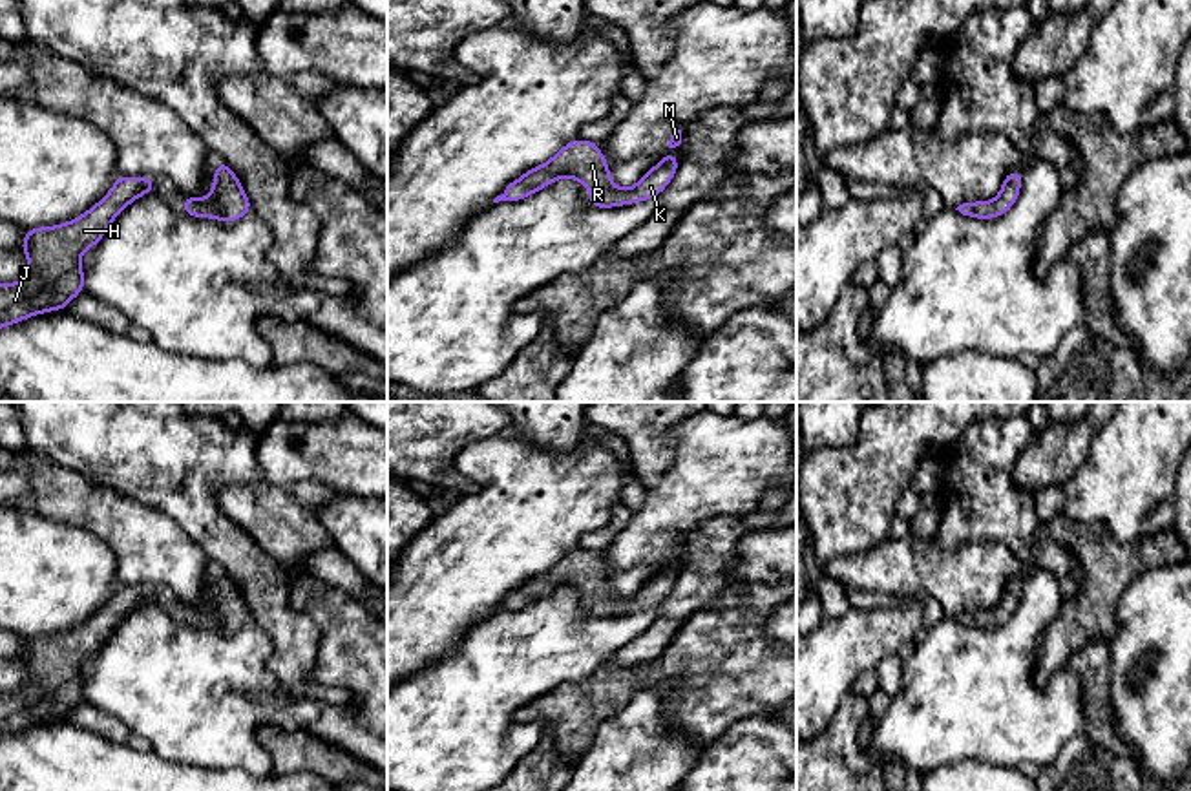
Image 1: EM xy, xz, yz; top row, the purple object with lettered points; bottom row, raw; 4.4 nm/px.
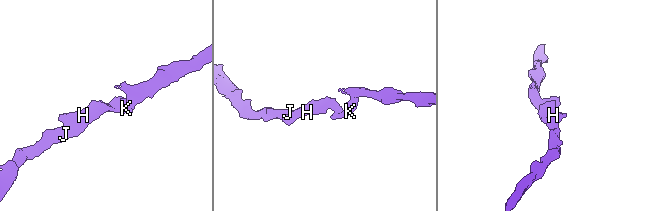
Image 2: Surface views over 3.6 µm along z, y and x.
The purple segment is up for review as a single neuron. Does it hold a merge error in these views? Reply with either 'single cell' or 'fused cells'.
single cell

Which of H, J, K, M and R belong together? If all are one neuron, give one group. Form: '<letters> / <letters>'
H J K M R

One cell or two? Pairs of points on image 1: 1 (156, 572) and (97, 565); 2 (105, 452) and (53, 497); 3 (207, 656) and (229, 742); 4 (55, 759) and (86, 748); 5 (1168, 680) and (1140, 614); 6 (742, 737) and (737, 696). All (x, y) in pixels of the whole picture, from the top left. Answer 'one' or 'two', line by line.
1: two
2: two
3: one
4: one
5: one
6: two

